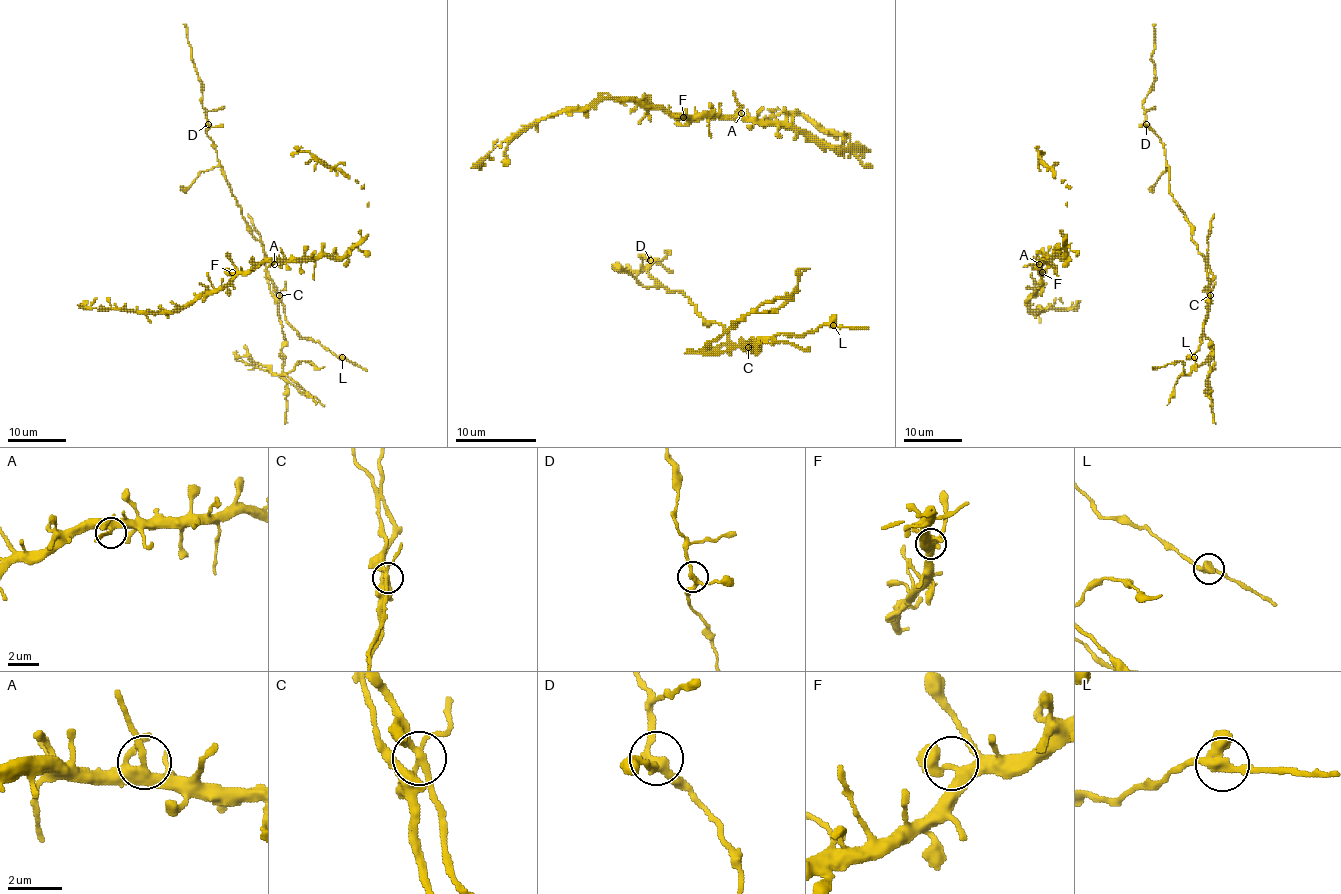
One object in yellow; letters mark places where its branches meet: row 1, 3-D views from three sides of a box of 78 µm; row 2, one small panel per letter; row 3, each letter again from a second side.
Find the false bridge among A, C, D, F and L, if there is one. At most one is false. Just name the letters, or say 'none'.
C

